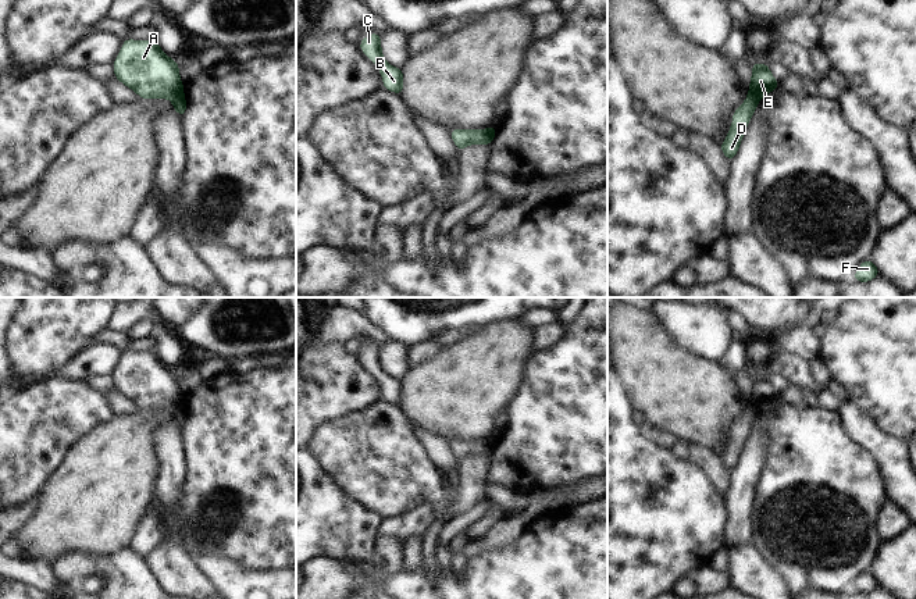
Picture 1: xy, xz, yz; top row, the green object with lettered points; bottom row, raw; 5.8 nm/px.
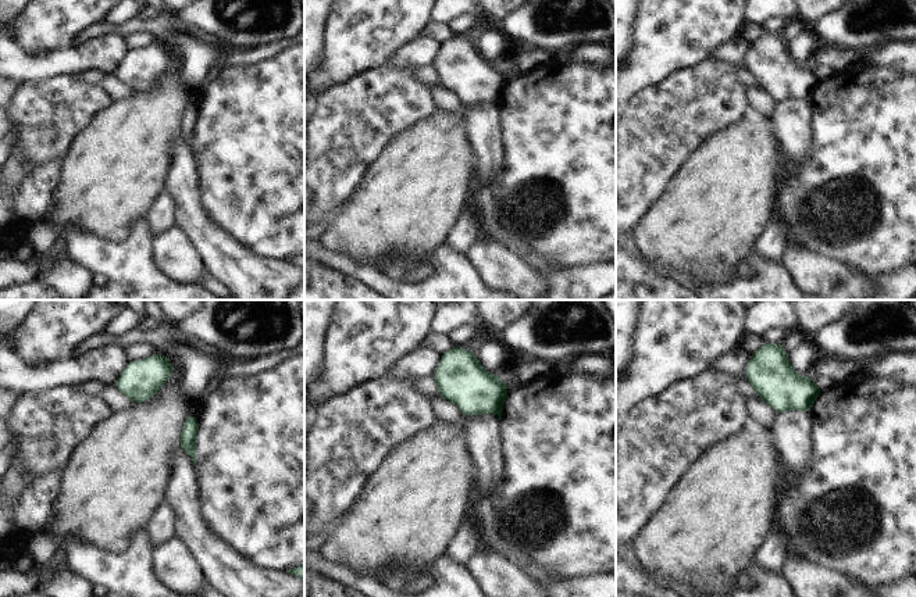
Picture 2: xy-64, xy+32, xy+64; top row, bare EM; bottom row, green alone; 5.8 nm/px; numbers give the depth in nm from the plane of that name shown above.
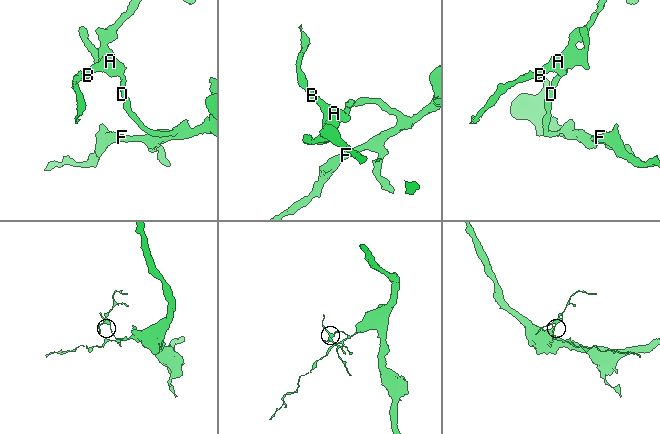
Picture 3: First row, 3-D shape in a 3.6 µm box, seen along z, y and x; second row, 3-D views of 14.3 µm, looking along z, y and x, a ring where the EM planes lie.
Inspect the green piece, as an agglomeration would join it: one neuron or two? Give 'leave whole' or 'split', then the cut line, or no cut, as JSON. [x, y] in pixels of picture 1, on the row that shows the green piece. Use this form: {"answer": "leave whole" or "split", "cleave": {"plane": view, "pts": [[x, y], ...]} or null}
{"answer": "split", "cleave": {"plane": "xy", "pts": [[182, 93], [171, 99]]}}

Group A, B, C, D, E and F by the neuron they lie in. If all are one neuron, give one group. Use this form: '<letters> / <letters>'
A B C E / D F

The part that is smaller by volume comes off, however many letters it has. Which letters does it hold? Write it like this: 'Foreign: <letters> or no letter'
Foreign: A, B, C, E

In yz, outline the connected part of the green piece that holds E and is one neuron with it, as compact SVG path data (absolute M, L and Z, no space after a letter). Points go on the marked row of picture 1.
M755 63L752 67L752 78L748 92L758 100L763 99L769 92L777 90L778 83L770 72L767 64Z

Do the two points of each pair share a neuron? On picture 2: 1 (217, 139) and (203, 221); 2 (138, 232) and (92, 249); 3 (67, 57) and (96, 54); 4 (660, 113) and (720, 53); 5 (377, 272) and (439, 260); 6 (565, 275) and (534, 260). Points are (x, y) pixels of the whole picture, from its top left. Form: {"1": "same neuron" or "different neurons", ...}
{"1": "different neurons", "2": "same neuron", "3": "same neuron", "4": "different neurons", "5": "same neuron", "6": "same neuron"}

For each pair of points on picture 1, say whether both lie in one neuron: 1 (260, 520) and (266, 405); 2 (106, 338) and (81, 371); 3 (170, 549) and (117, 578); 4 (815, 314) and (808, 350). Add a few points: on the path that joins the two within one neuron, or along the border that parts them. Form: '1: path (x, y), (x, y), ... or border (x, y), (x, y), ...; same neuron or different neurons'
1: path (264, 491), (266, 434); same neuron
2: border (92, 345), (116, 345), (123, 352); different neurons
3: border (146, 558), (149, 570), (161, 584); different neurons
4: path (811, 323), (808, 325), (808, 342); same neuron

